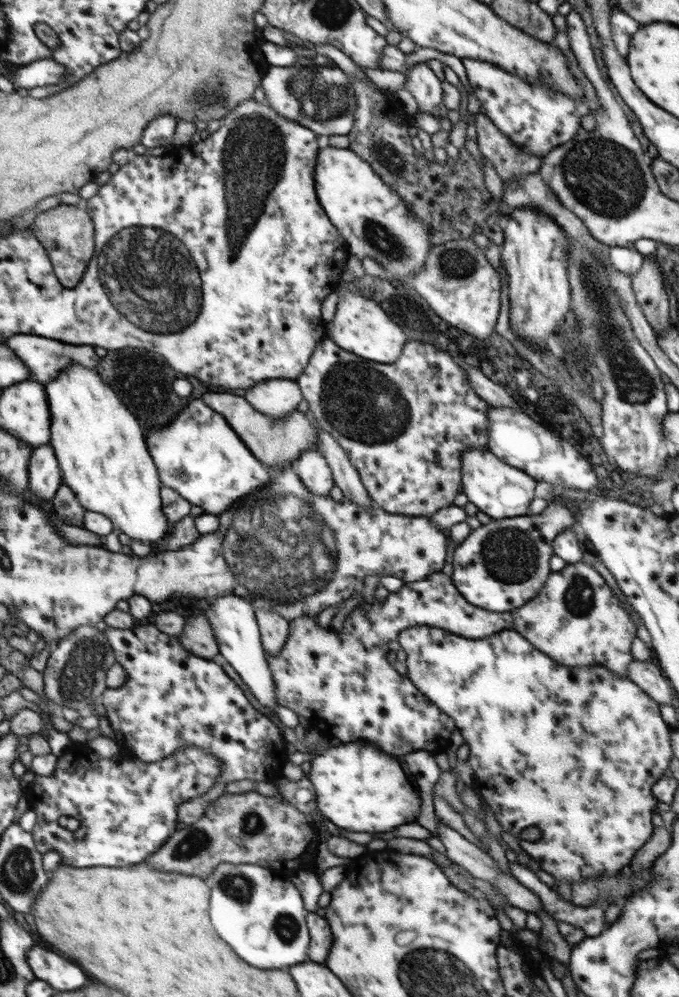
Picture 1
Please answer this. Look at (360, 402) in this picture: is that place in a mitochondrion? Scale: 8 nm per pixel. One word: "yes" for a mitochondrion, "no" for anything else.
yes

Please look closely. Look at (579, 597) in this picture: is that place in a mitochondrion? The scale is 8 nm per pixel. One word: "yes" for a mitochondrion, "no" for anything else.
yes

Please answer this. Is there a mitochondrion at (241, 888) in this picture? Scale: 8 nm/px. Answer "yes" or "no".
yes

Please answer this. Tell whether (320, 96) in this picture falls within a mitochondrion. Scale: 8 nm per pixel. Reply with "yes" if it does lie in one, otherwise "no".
yes

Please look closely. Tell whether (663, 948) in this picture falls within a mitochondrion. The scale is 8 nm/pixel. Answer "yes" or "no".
no

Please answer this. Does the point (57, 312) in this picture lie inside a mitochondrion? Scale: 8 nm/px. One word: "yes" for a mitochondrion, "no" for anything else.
no

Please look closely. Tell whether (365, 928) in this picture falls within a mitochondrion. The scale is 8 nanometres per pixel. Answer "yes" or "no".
no

